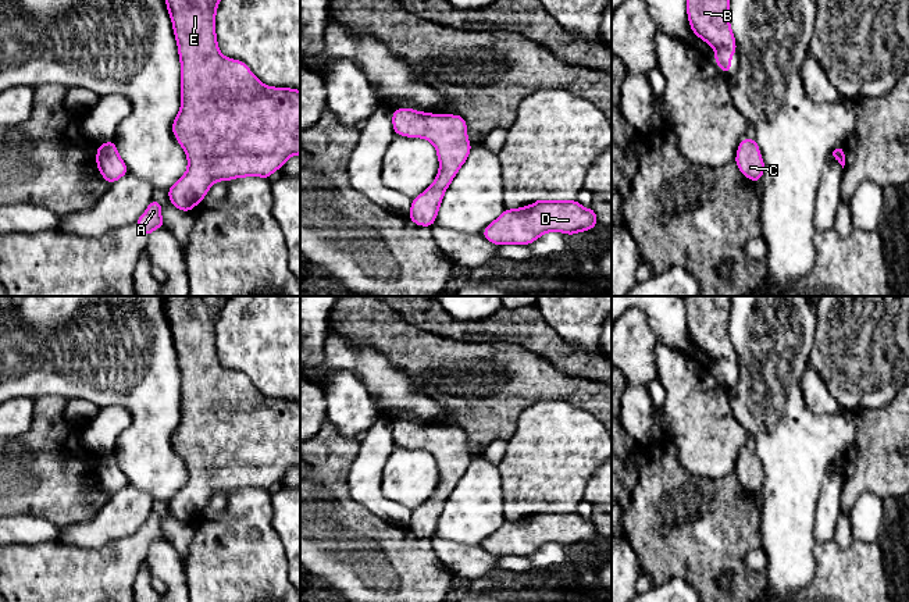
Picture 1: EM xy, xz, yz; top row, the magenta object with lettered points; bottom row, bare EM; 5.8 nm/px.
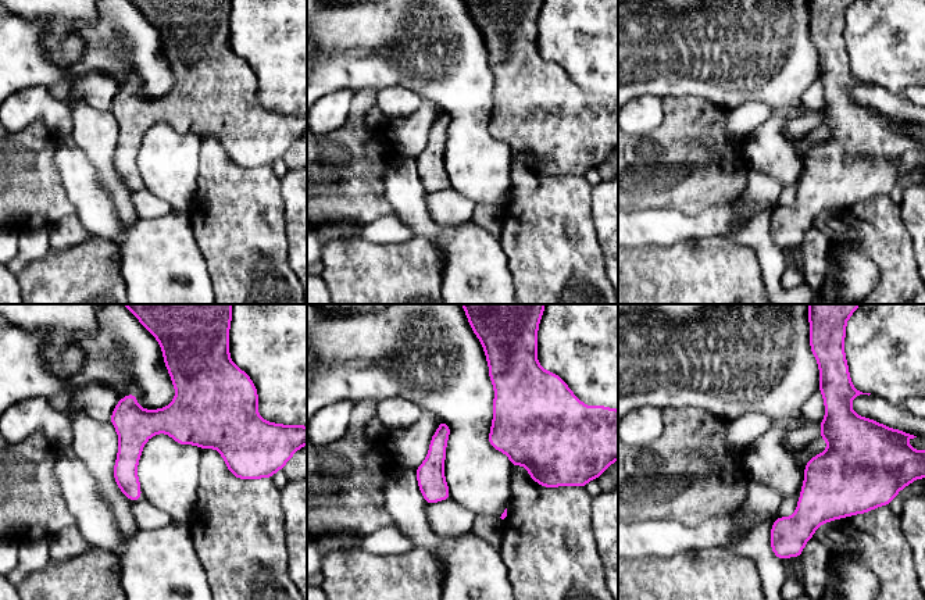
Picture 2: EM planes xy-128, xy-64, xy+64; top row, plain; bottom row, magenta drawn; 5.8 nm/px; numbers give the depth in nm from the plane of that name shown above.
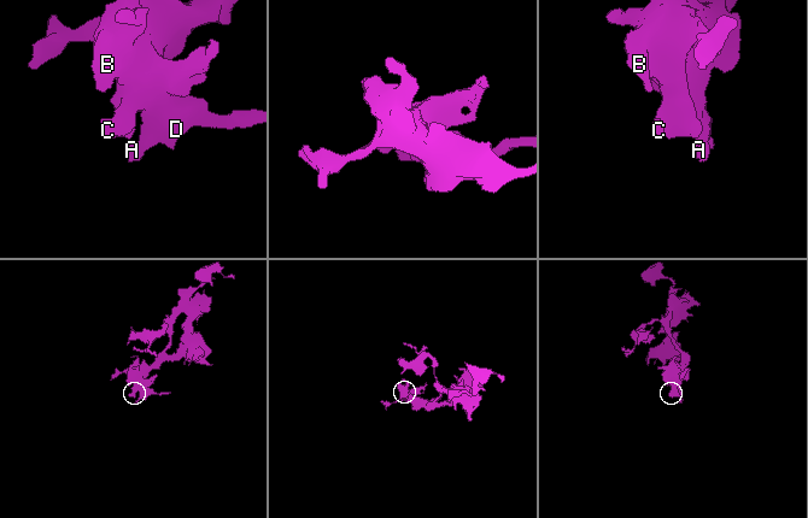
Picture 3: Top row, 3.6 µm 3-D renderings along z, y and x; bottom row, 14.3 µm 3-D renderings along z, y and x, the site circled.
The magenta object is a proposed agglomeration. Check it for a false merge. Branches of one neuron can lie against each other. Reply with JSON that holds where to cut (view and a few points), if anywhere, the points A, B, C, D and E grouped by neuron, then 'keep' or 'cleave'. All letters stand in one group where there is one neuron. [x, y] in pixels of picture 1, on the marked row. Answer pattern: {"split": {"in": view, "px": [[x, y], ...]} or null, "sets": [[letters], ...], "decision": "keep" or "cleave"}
{"split": null, "sets": [["A", "B", "C", "D", "E"]], "decision": "keep"}

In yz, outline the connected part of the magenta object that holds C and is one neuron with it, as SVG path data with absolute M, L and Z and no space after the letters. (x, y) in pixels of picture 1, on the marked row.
M741 139L735 157L739 171L752 182L760 181L764 171L764 161L755 139Z

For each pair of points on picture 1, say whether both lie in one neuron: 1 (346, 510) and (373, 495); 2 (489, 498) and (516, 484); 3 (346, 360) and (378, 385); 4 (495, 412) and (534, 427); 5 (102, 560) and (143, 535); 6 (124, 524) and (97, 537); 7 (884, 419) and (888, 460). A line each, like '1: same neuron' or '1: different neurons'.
1: different neurons
2: different neurons
3: same neuron
4: different neurons
5: same neuron
6: same neuron
7: same neuron

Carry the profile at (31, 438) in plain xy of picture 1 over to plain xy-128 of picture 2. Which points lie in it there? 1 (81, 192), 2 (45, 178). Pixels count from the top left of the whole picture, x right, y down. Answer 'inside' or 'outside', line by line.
1: outside
2: inside

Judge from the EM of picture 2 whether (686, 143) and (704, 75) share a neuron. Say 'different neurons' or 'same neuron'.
different neurons

